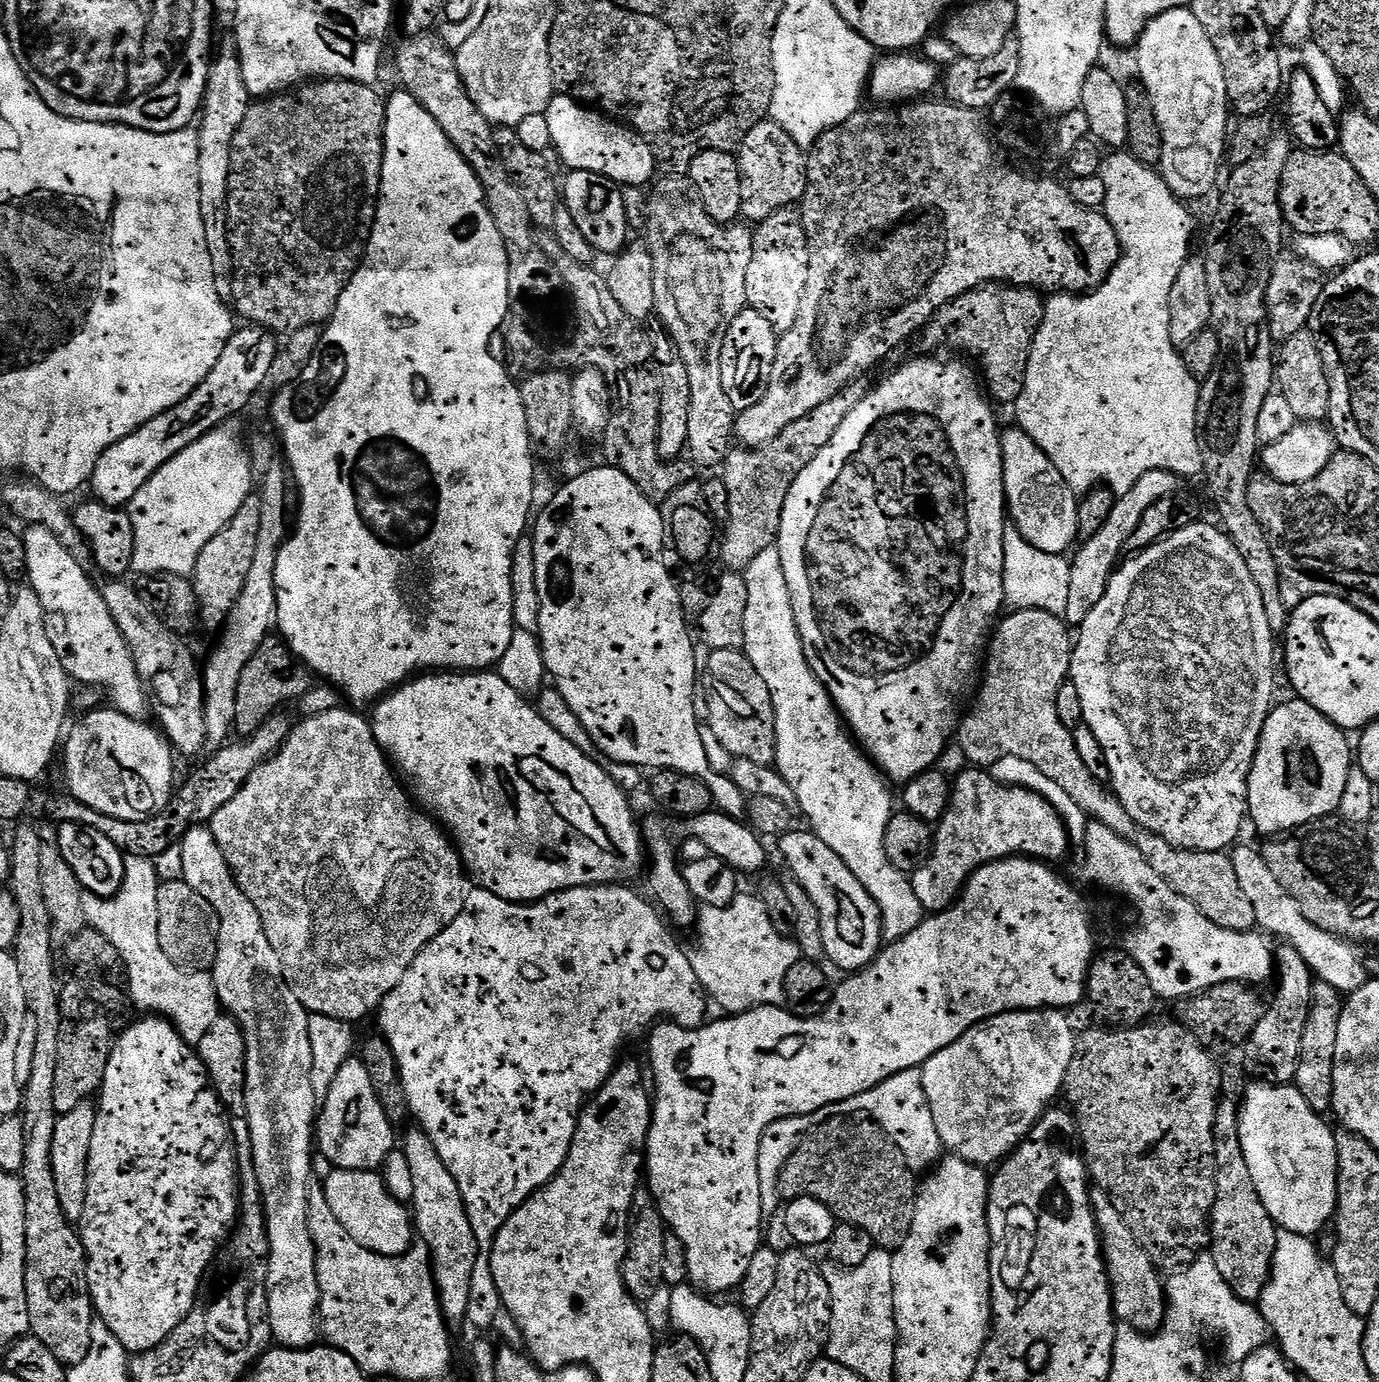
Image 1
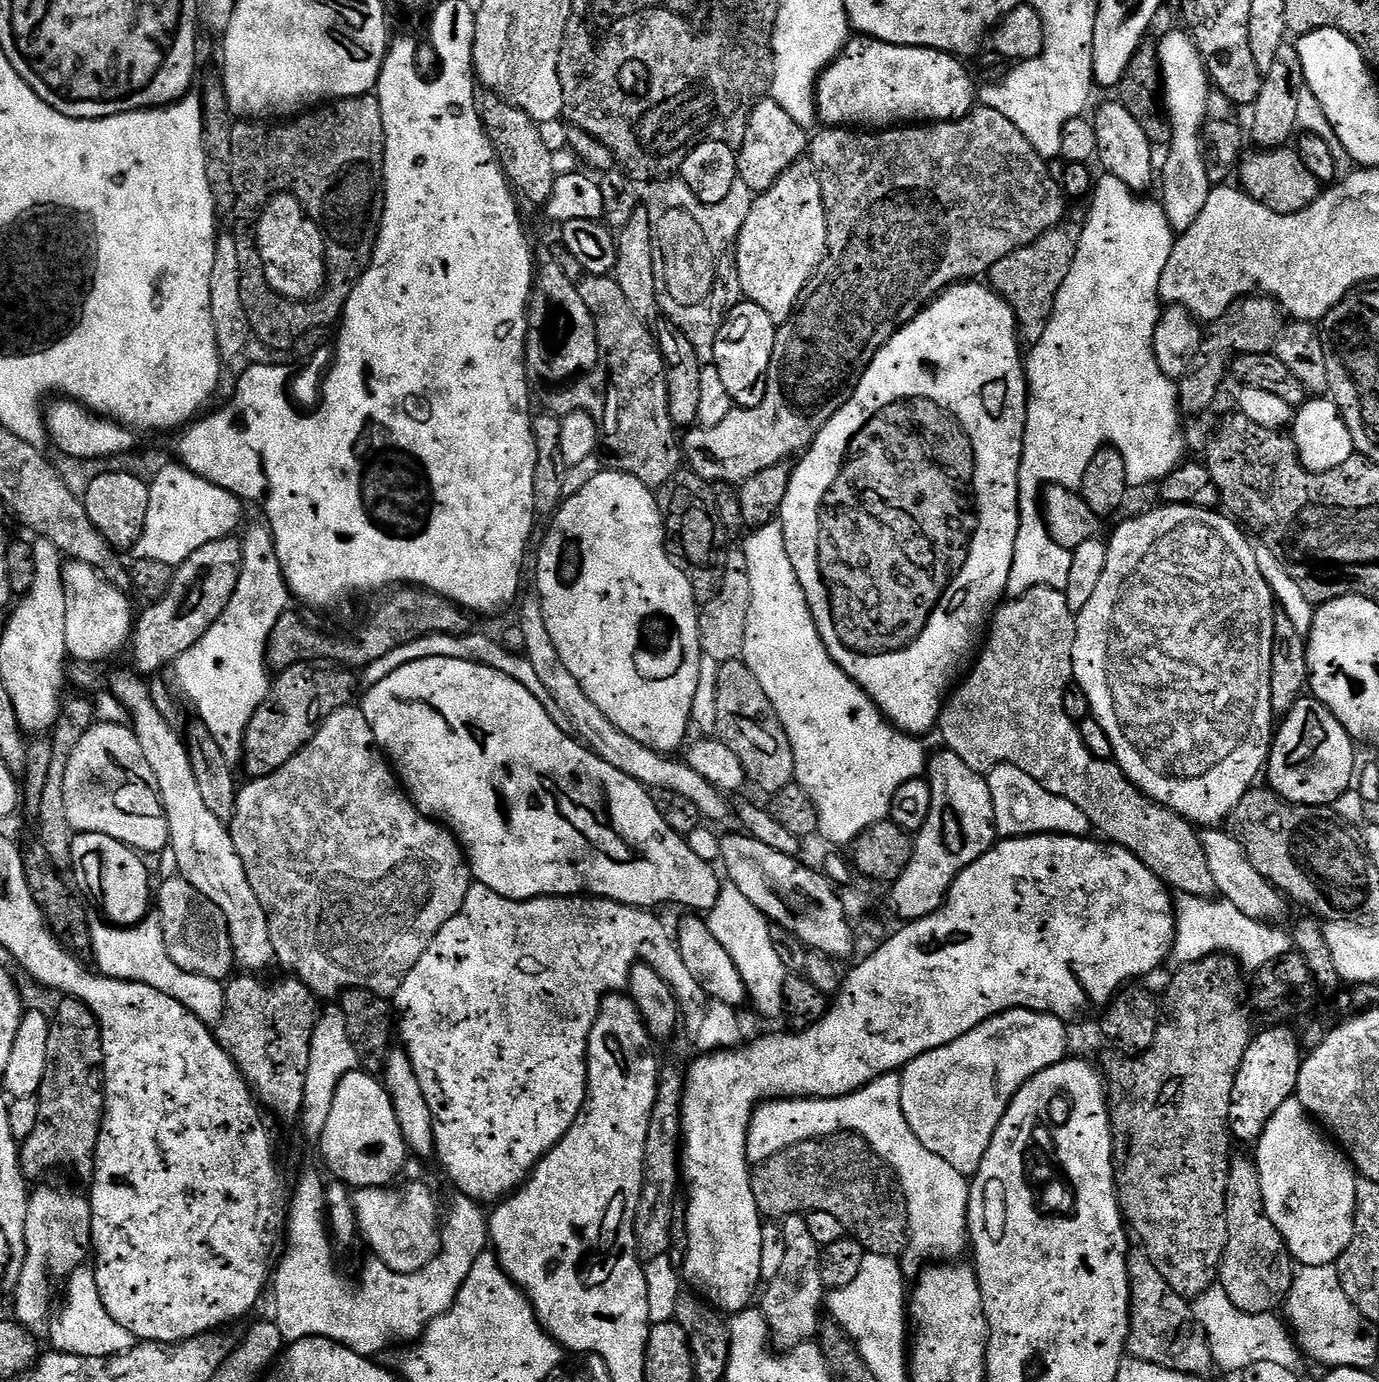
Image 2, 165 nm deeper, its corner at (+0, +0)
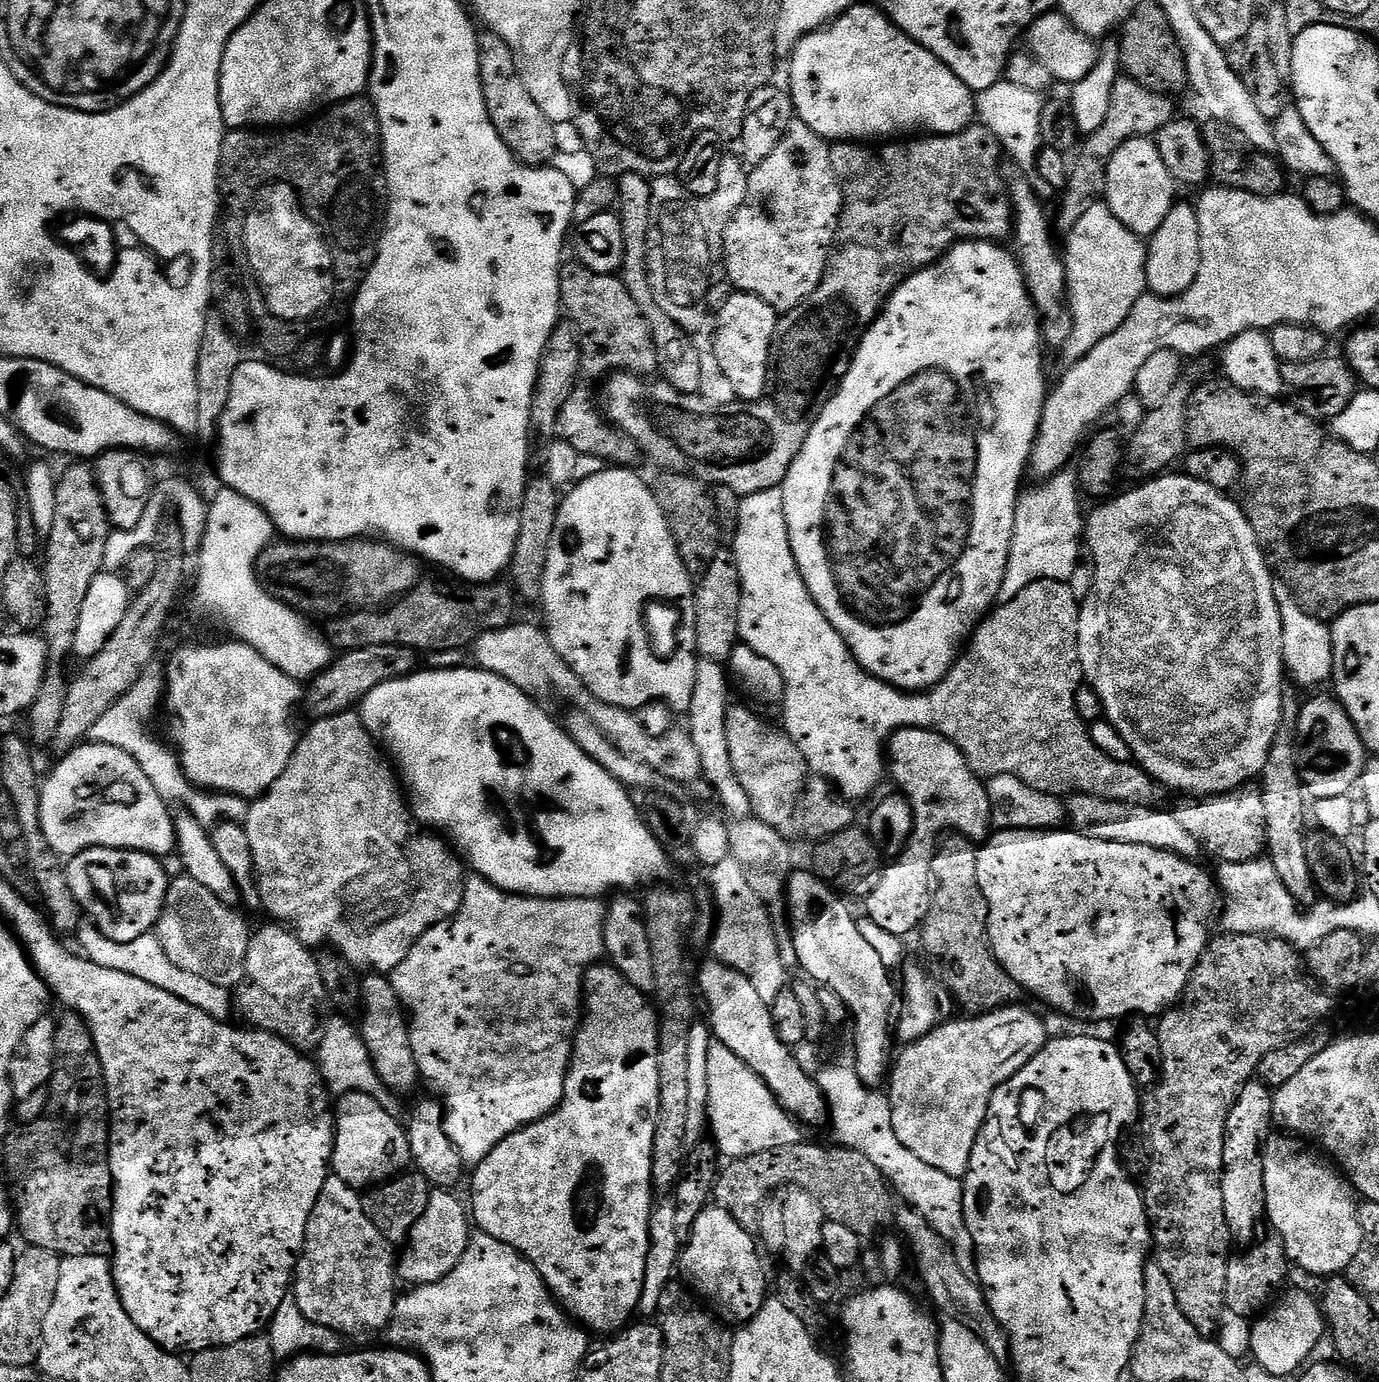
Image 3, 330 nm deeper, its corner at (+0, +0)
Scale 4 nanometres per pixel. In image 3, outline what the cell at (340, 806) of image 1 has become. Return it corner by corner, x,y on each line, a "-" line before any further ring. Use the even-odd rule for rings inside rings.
355,711
340,712
336,716
327,716
309,725
308,733
305,736
303,733
299,737
294,754
282,778
278,778
278,782
274,782
274,786
270,786
263,796
255,797
249,803
248,817
243,823
246,838
250,838
250,850
254,850
256,888
260,892
260,902
263,911
268,911
273,921
291,928
306,947
320,950
327,946
335,950
347,964
351,964
357,970
368,968
364,970
371,970
376,974
390,974
408,957
412,947
429,930
455,916
461,902
464,901
466,868
461,857
435,831
429,830
413,816
405,793
402,791
401,781
389,757
373,740
372,735
364,729
364,721

